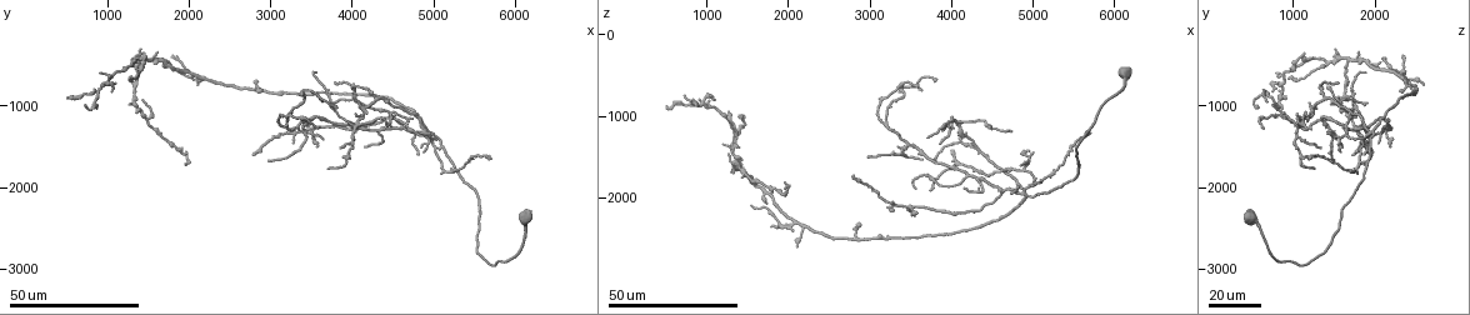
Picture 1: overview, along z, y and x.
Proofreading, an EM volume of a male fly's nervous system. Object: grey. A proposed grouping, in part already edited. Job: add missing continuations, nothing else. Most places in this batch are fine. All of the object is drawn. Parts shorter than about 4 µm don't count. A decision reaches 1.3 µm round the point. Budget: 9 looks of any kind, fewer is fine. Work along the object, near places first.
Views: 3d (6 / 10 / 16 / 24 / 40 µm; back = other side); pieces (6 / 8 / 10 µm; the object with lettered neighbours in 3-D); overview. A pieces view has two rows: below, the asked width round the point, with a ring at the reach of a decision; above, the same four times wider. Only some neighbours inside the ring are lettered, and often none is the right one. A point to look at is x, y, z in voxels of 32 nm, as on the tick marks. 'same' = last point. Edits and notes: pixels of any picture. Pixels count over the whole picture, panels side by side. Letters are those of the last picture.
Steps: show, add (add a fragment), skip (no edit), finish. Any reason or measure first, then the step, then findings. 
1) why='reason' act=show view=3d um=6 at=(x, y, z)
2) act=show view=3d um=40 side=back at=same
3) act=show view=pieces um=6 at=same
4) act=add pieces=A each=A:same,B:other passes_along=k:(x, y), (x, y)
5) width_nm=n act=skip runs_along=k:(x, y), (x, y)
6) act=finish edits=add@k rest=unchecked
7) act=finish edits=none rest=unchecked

why='free end' act=show view=3d um=24 at=(1250, 700, 950)

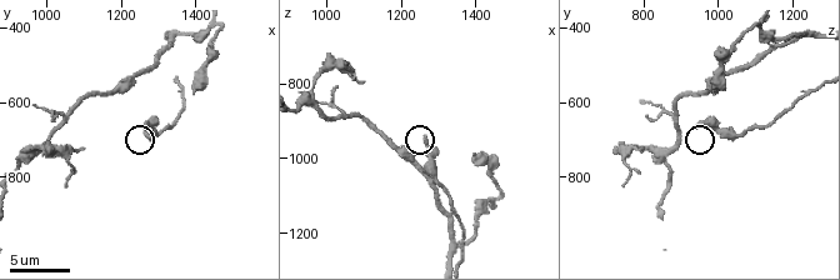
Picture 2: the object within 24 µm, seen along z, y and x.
act=show view=pieces um=8 at=(1260, 660, 950)

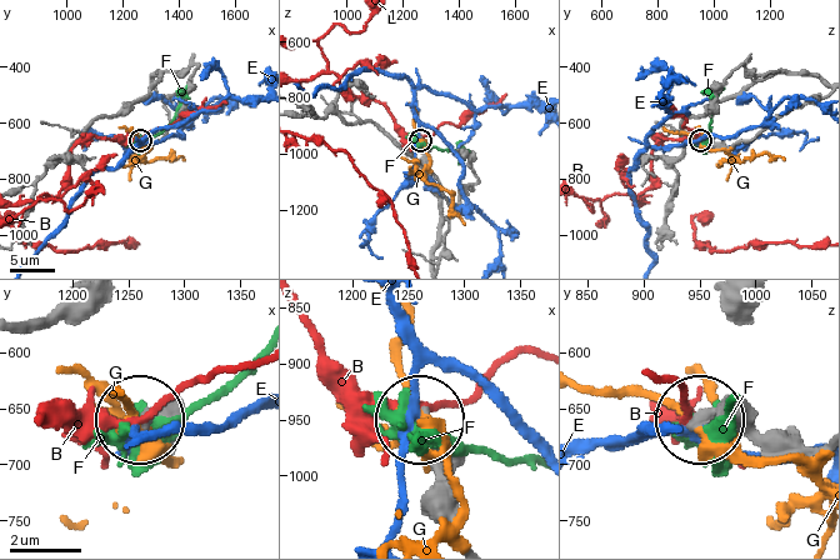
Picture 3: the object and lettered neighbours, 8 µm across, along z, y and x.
act=skip each=B:other,E:other,F:other,G:other runs_along=3:(814, 451), (700, 415) found='no lettered fragment goes on from it'

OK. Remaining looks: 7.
why='free end' act=show view=3d um=40 at=(1250, 1000, 1500)

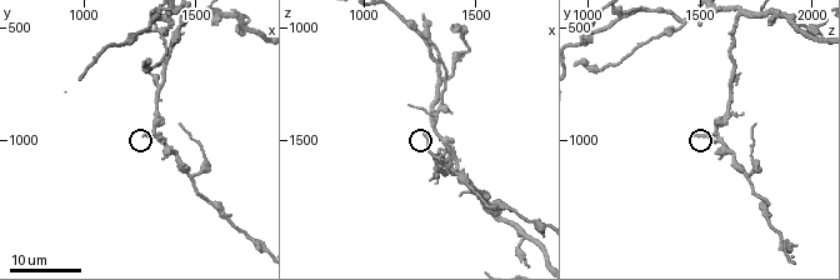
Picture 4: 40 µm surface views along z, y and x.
act=show view=pieces um=10 at=(1270, 970, 1460)

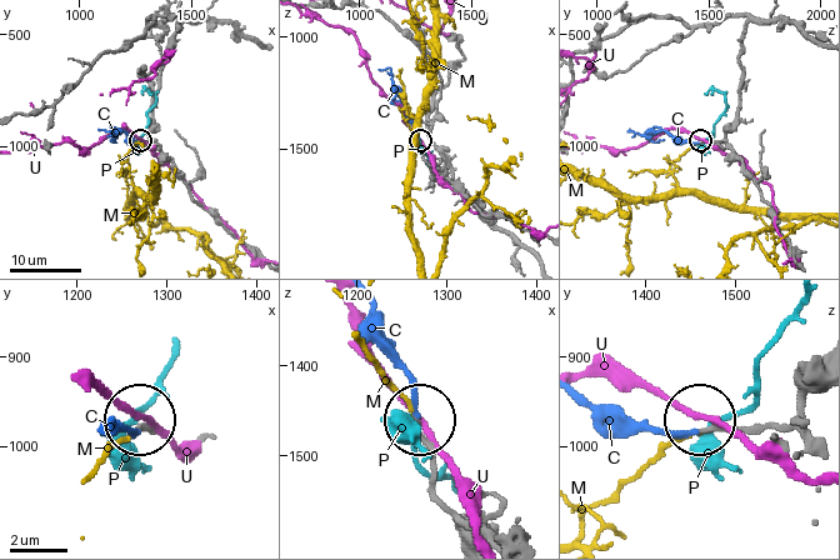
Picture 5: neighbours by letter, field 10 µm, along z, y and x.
act=add pieces=C each=C:same,M:other,P:other,U:other passes_along=5:(776, 425), (664, 433), (585, 401) found='the neuron continues'

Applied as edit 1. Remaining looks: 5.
act=show view=overview

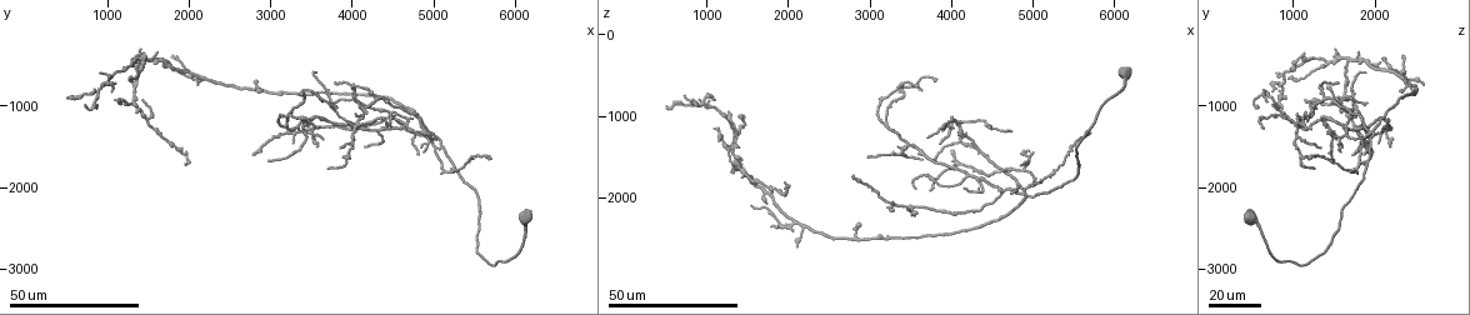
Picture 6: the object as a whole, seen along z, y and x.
why='an open end' act=show view=3d um=24 at=(3850, 1500, 1350)

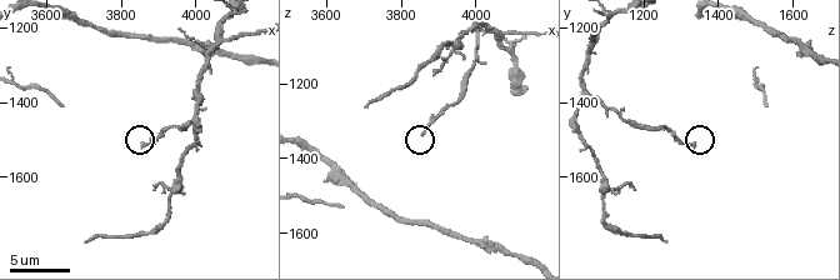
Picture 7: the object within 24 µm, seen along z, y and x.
why='see the neighbours' act=show view=pieces um=6 at=(3850, 1510, 1330)

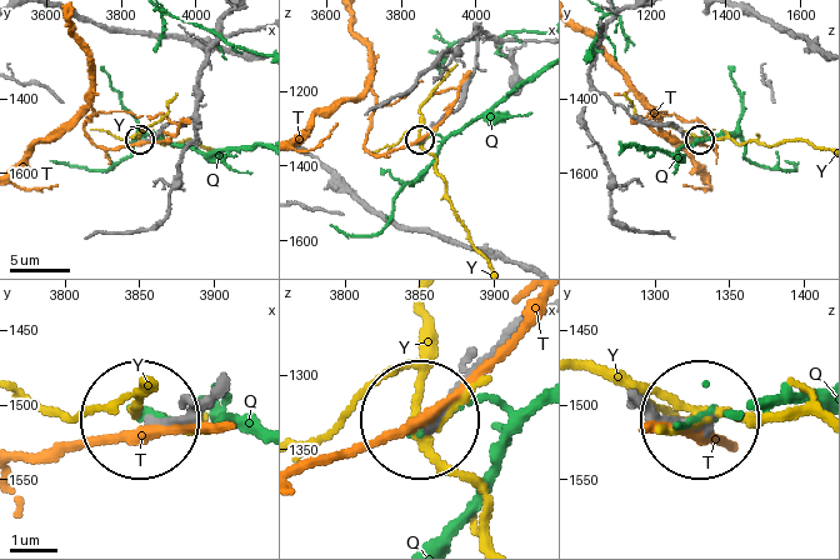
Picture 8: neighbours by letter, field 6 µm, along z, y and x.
width_nm=170 act=skip each=Q:other,T:other,Y:other runs_along=8:(208, 399), (153, 423) found='none of them fits'

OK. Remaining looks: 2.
why='branch stops here' act=show view=3d um=24 at=(5100, 1800, 1800)

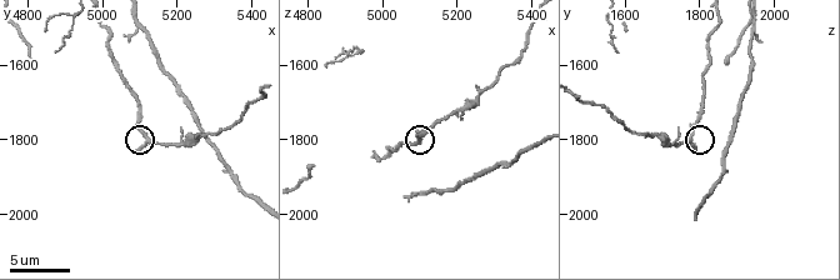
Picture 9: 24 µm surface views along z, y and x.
act=show view=pieces um=8 at=(5090, 1820, 1780)

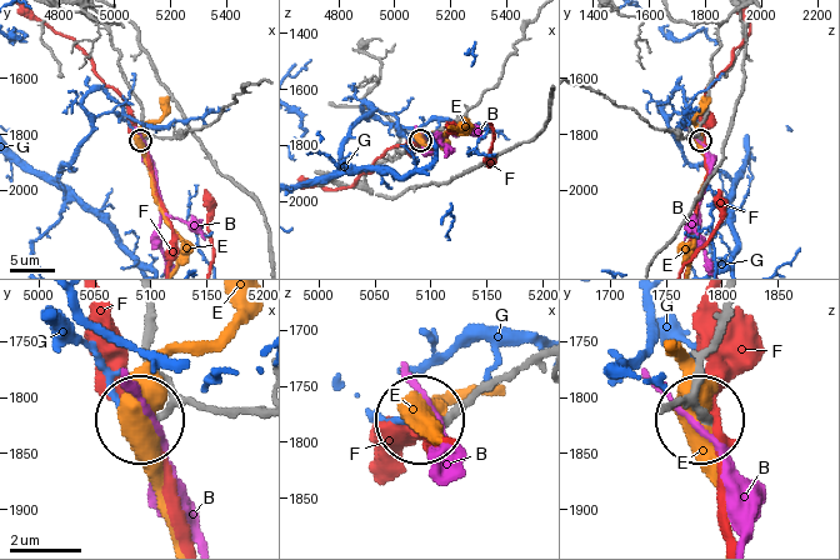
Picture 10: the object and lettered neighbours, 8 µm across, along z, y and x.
width_nm=180 act=skip each=B:other,E:other,F:other,G:other runs_along=10:(726, 308), (724, 334), (700, 370), (709, 424) found='none of them fits'

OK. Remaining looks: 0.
act=finish edits=add@5 rest=unchecked

